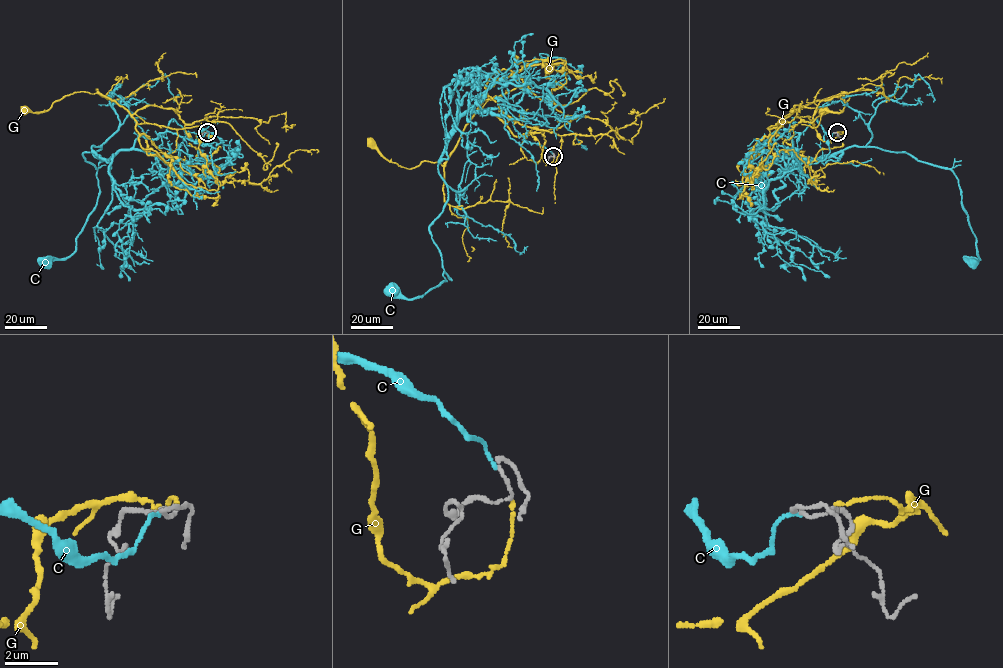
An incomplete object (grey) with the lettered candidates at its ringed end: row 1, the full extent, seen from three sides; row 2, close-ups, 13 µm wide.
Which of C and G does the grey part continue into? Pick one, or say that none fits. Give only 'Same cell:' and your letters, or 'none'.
Same cell: G

